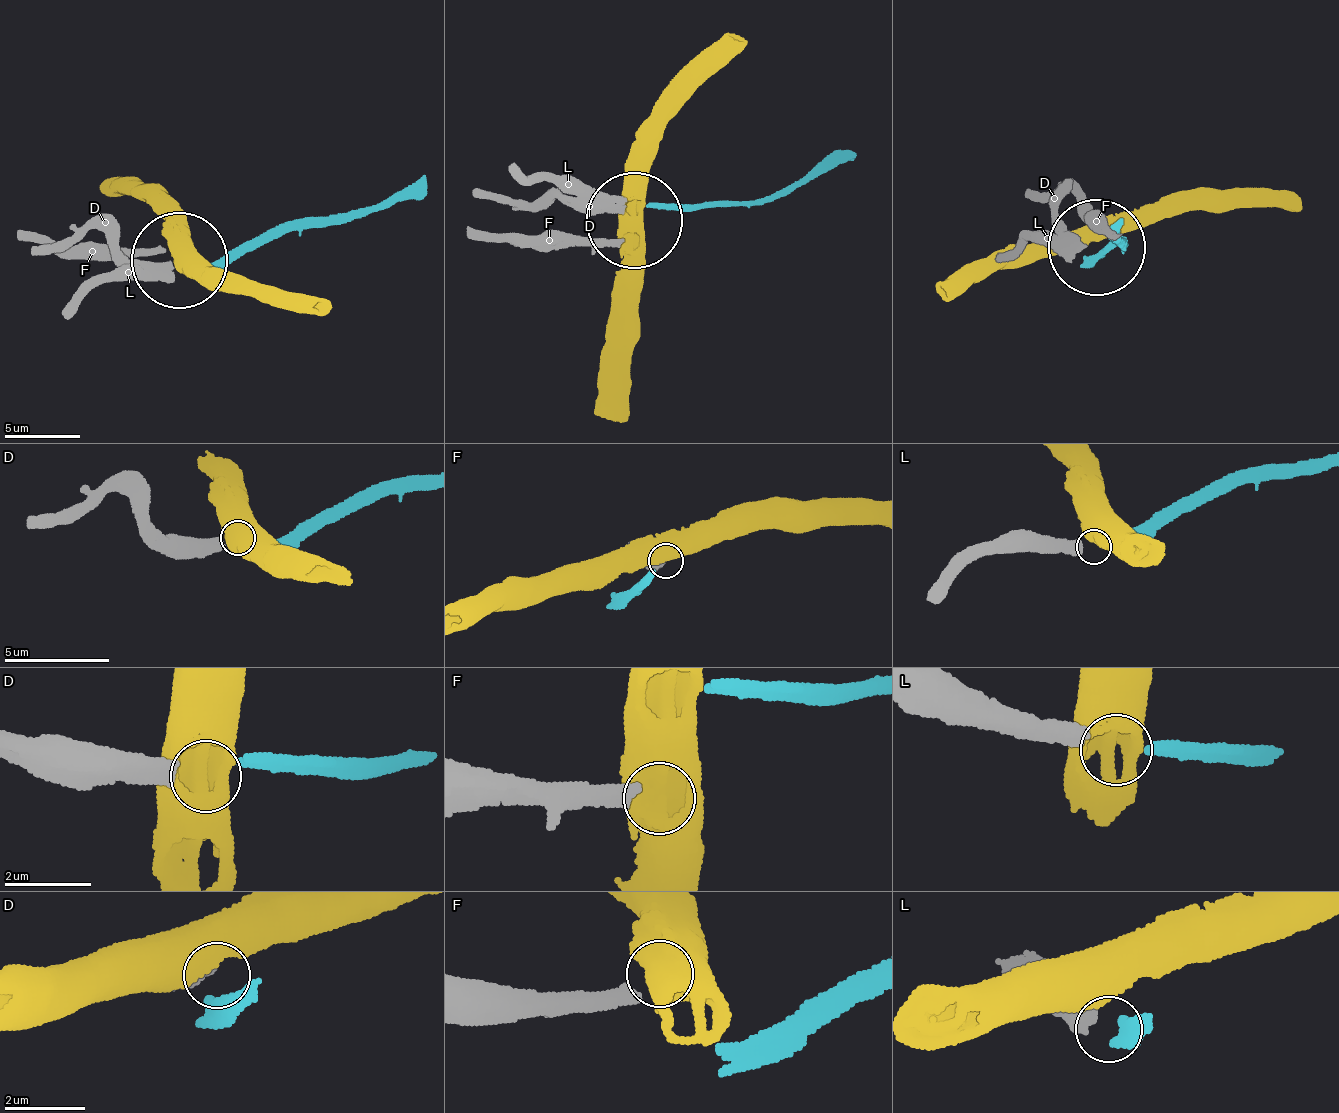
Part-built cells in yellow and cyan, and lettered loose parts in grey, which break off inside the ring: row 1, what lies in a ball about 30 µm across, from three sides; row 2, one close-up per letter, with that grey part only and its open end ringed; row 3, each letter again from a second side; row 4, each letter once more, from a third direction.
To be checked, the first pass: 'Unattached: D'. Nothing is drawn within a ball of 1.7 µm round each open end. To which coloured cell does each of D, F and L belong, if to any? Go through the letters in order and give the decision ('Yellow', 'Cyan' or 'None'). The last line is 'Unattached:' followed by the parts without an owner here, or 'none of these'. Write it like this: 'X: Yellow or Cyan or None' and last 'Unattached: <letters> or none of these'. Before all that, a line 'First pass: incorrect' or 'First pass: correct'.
First pass: incorrect
D: None
F: None
L: Cyan
Unattached: D, F

